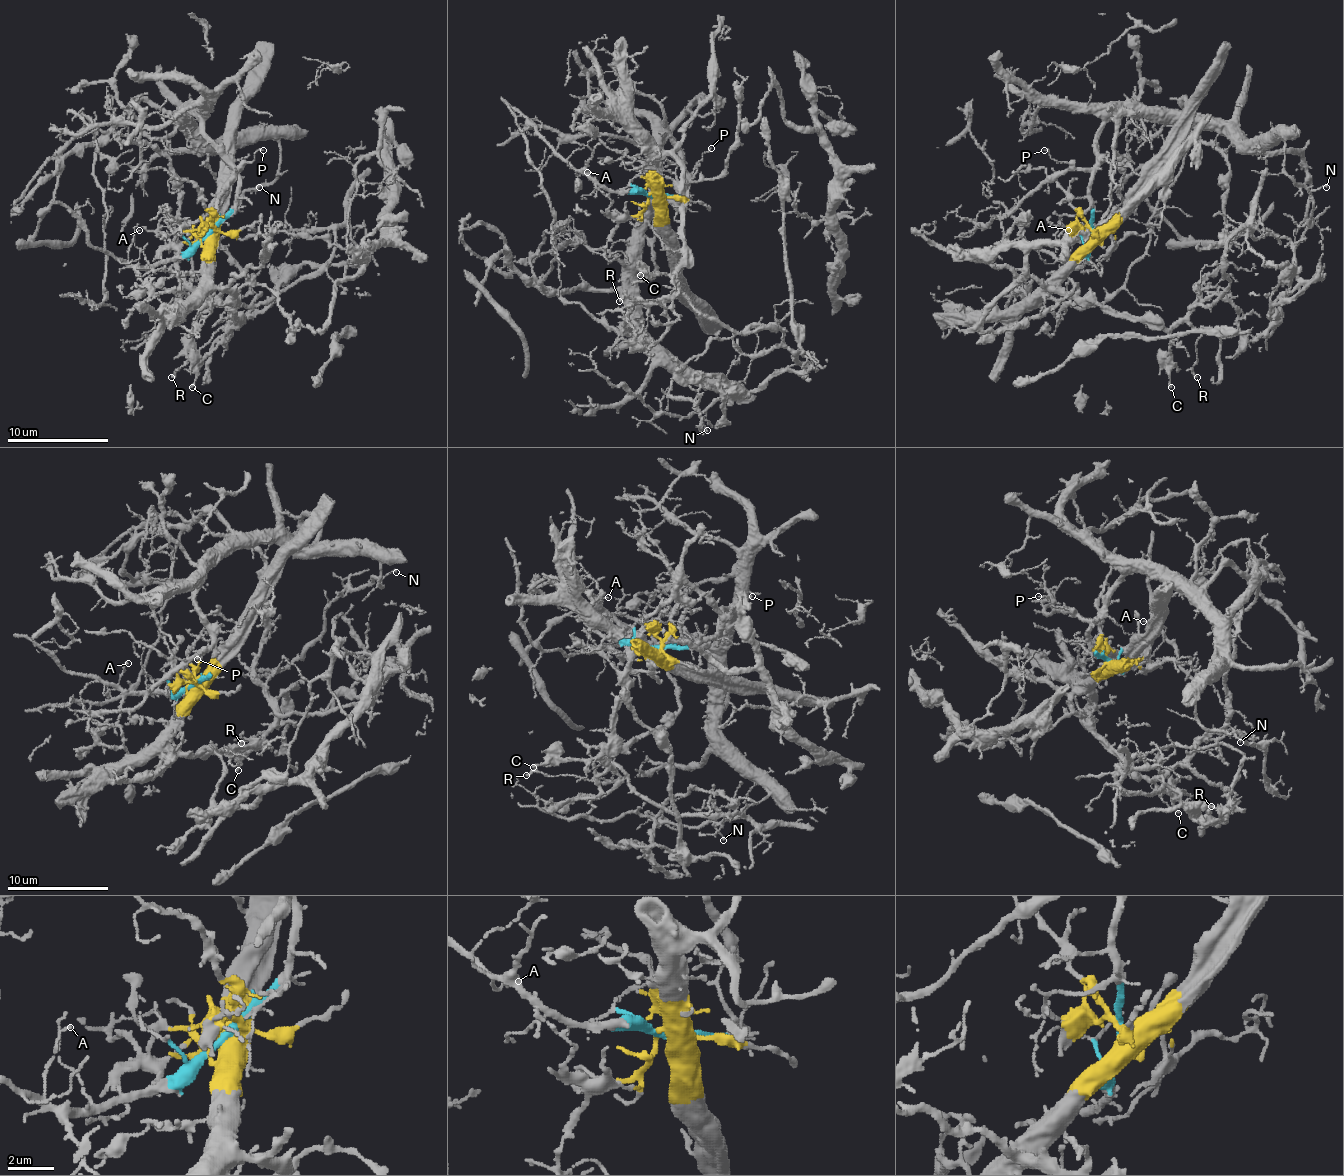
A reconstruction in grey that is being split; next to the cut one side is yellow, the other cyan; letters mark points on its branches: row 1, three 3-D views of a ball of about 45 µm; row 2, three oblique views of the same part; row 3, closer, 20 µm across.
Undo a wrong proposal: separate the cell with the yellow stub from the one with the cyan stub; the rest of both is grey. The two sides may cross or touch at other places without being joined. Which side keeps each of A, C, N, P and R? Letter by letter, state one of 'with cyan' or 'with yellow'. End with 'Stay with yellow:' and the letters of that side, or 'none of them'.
A: with cyan
C: with yellow
N: with cyan
P: with cyan
R: with yellow
Stay with yellow: C, R

